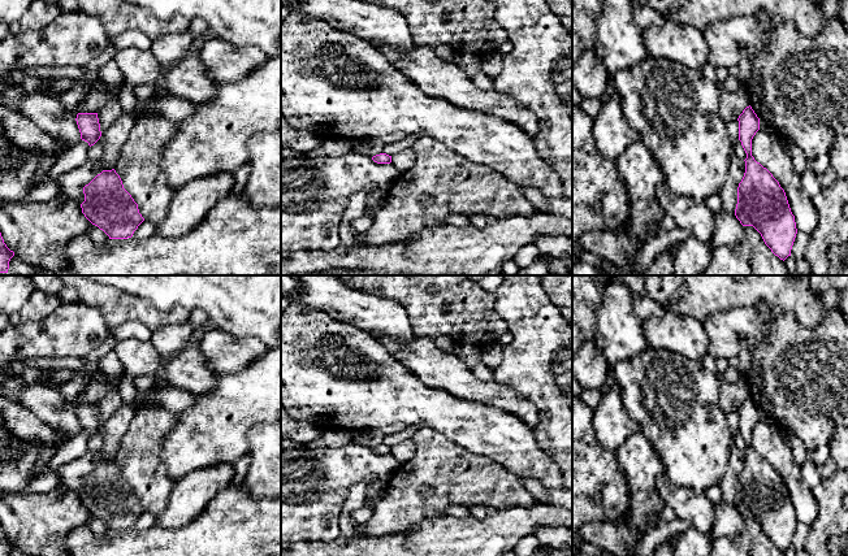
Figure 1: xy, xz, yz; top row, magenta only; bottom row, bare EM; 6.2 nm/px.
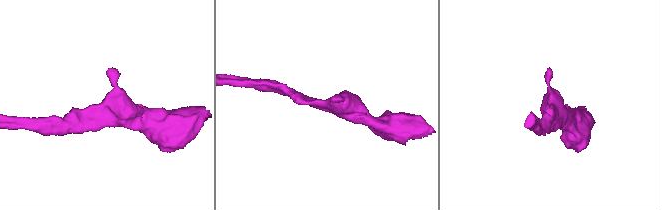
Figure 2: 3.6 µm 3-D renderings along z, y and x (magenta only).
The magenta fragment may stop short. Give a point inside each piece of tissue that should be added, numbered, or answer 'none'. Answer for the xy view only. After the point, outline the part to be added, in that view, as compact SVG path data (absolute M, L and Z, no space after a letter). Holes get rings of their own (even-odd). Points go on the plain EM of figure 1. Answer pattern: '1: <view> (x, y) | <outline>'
none

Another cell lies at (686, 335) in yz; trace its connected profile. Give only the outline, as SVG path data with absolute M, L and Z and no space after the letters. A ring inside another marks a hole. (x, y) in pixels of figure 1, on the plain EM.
M665 308L662 317L643 320L643 327L650 348L667 349L692 360L701 360L708 353L709 336L695 317Z

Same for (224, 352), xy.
M216 327L196 346L211 370L228 374L243 370L269 349L256 338L238 338Z

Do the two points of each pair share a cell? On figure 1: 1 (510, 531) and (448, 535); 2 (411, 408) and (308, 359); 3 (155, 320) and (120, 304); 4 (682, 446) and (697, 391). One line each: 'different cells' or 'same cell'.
1: same cell
2: same cell
3: same cell
4: same cell

